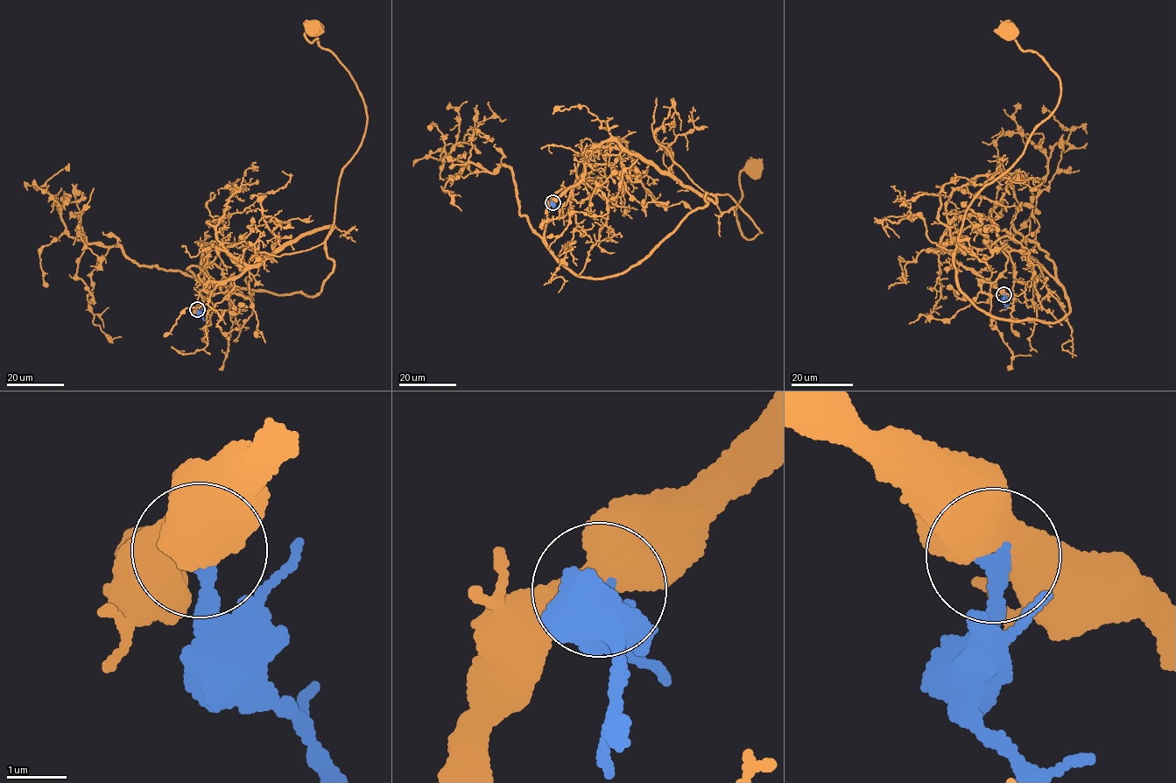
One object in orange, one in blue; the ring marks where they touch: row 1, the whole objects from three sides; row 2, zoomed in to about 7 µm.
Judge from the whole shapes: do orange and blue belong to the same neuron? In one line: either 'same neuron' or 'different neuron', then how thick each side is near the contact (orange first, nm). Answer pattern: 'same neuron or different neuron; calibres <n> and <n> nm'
different neuron; calibres 600 and 300 nm

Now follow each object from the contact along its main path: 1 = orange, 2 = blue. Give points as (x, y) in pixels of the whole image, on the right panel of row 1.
1: (1003, 294), (929, 251), (968, 239), (958, 237), (974, 196), (1055, 108), (1057, 76), (1007, 28)
2: (1003, 294), (1005, 309)

